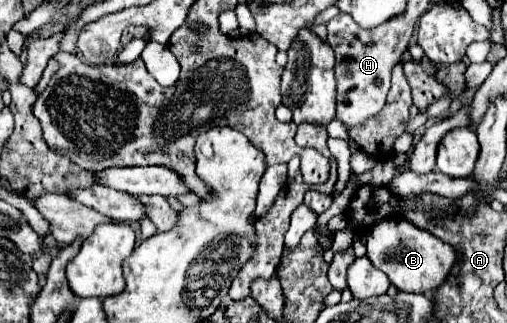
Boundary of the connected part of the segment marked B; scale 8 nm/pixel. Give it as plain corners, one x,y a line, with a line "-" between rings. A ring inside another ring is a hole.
388,216
388,220
372,224
372,228
366,228
366,238
368,258
402,292
432,294
446,280
452,264
456,262
456,250
450,244
440,242
428,230
416,228
402,216

